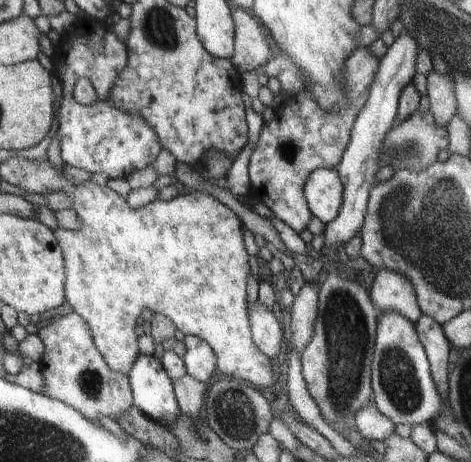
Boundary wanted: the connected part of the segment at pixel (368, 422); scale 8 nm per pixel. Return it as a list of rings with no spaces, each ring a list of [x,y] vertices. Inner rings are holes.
[[[373,400],[355,415],[356,430],[367,441],[384,441],[394,433],[395,425],[385,418],[375,406]]]

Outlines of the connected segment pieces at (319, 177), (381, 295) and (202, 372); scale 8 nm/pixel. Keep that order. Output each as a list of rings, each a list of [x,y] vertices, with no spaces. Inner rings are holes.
[[[335,169],[314,170],[305,183],[303,192],[310,213],[324,225],[333,222],[340,213],[343,183]]]
[[[377,270],[369,298],[378,313],[397,313],[416,325],[421,314],[412,284],[396,271]]]
[[[186,335],[184,342],[187,347],[184,361],[189,374],[208,385],[211,377],[217,372],[217,359],[212,348],[195,335]]]

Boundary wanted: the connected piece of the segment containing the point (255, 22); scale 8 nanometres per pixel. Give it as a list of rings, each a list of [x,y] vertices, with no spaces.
[[[241,7],[232,10],[232,14],[235,15],[236,22],[236,52],[231,62],[239,67],[241,73],[268,64],[274,52],[270,48],[260,20]]]

